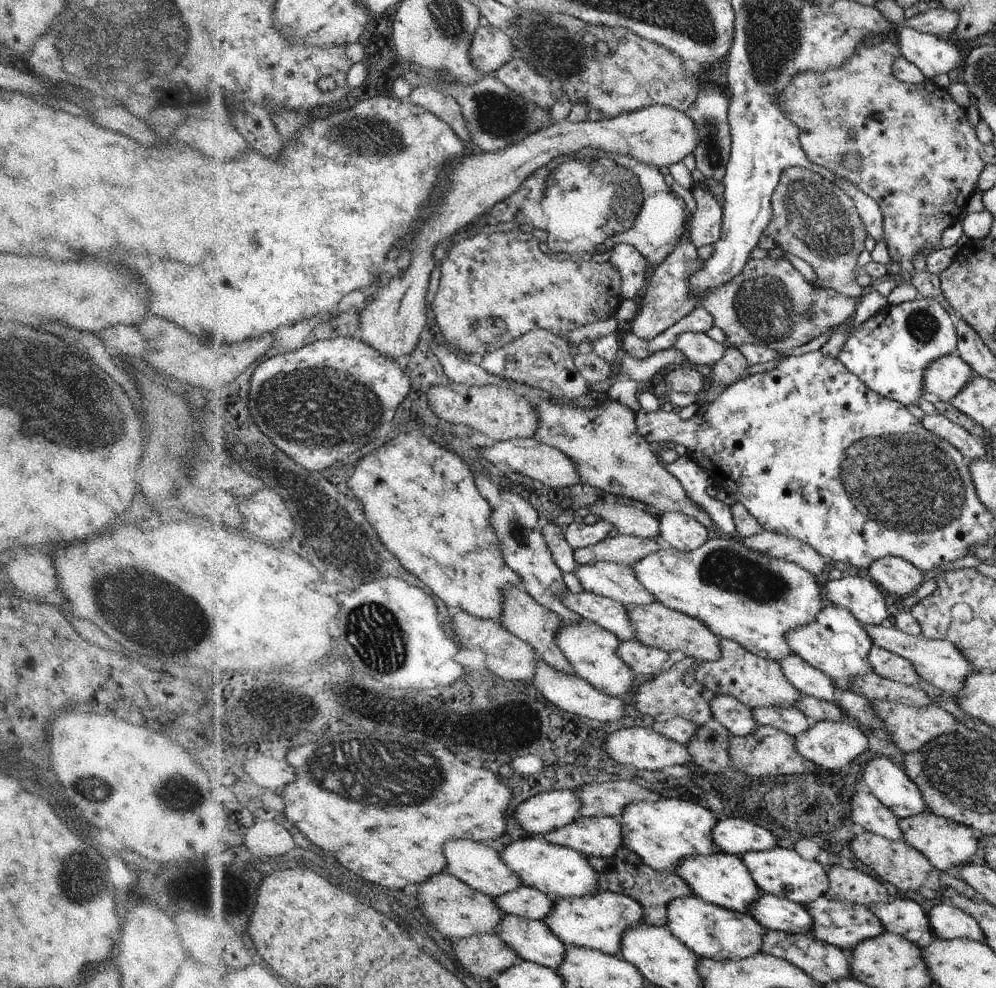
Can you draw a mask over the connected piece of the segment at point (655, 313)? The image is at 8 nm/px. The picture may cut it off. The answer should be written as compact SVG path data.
M686 240L678 241L675 249L666 256L654 270L646 286L646 294L642 298L642 304L638 314L635 314L631 322L631 332L642 340L652 340L678 322L684 316L690 314L699 305L699 298L696 297L696 290L691 289L692 276L704 266L698 249L691 242Z

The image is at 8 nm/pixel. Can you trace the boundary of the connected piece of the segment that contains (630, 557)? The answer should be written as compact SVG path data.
M613 533L594 546L573 549L571 557L580 564L596 564L596 562L618 563L623 565L636 564L648 554L666 548L668 544L656 538L642 538L634 535Z

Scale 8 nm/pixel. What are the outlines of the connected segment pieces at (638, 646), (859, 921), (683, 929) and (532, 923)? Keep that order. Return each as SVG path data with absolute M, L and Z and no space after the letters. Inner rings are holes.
M626 640L618 646L618 658L635 672L640 679L652 678L662 672L664 662L670 658L667 652L650 648L638 640Z
M825 895L819 896L814 902L804 905L815 919L810 934L826 944L850 951L858 947L863 940L875 939L886 930L883 921L871 911L867 905L848 901L832 900Z
M696 895L675 899L667 907L667 917L665 926L699 958L734 960L754 956L763 947L763 939L768 931L751 913L736 912L734 909L708 904L708 901Z
M505 914L495 933L520 959L528 962L556 969L566 958L567 945L544 924L544 921Z

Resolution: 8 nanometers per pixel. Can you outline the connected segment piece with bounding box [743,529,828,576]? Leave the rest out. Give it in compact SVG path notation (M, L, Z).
M766 529L762 530L760 534L743 539L743 543L754 552L800 565L800 568L808 569L808 572L814 576L818 576L826 568L828 561L812 546L800 542L798 538L784 536L777 532L768 532Z

